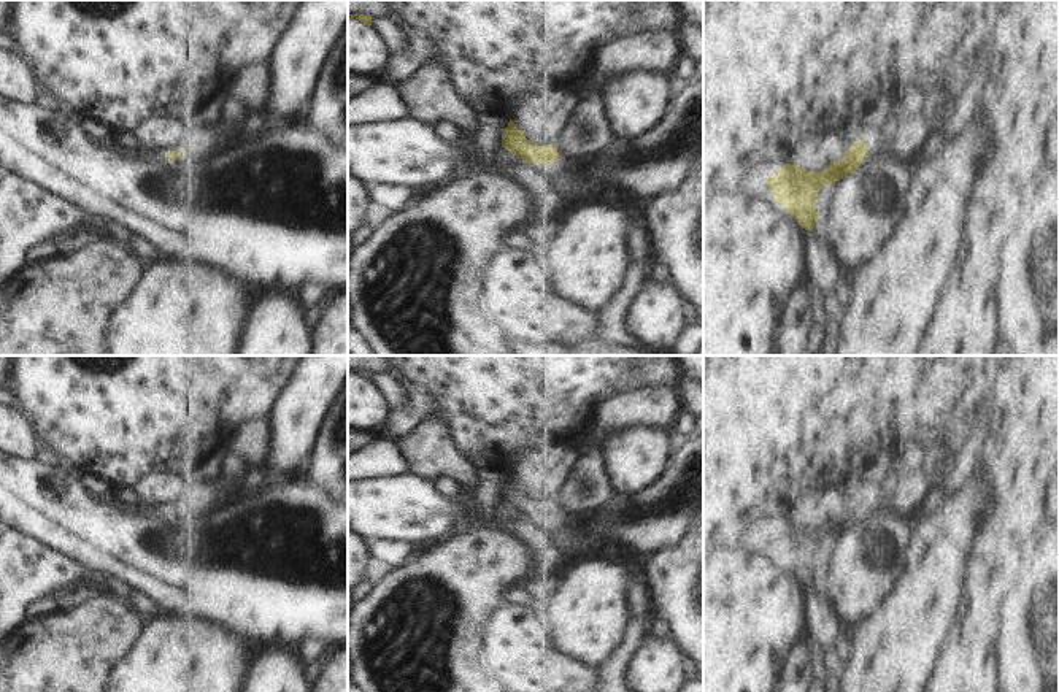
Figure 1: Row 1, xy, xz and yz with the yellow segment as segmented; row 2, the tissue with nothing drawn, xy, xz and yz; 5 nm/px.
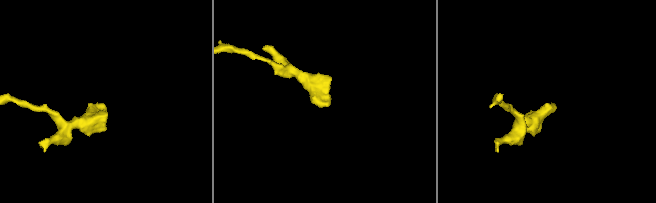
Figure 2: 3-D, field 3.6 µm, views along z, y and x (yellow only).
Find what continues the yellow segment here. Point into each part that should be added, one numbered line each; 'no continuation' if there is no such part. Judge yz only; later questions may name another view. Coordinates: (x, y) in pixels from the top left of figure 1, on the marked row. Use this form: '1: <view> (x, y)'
1: yz (875, 135)

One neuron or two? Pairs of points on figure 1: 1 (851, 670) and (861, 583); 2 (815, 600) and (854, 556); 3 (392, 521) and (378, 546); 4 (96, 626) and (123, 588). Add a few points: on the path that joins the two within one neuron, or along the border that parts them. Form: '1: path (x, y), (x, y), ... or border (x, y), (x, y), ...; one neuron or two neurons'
1: border (885, 599), (856, 624), (845, 646); two neurons
2: border (831, 554), (824, 591), (834, 627); two neurons
3: border (367, 540), (405, 540), (412, 545); two neurons
4: border (113, 592), (126, 602); two neurons

